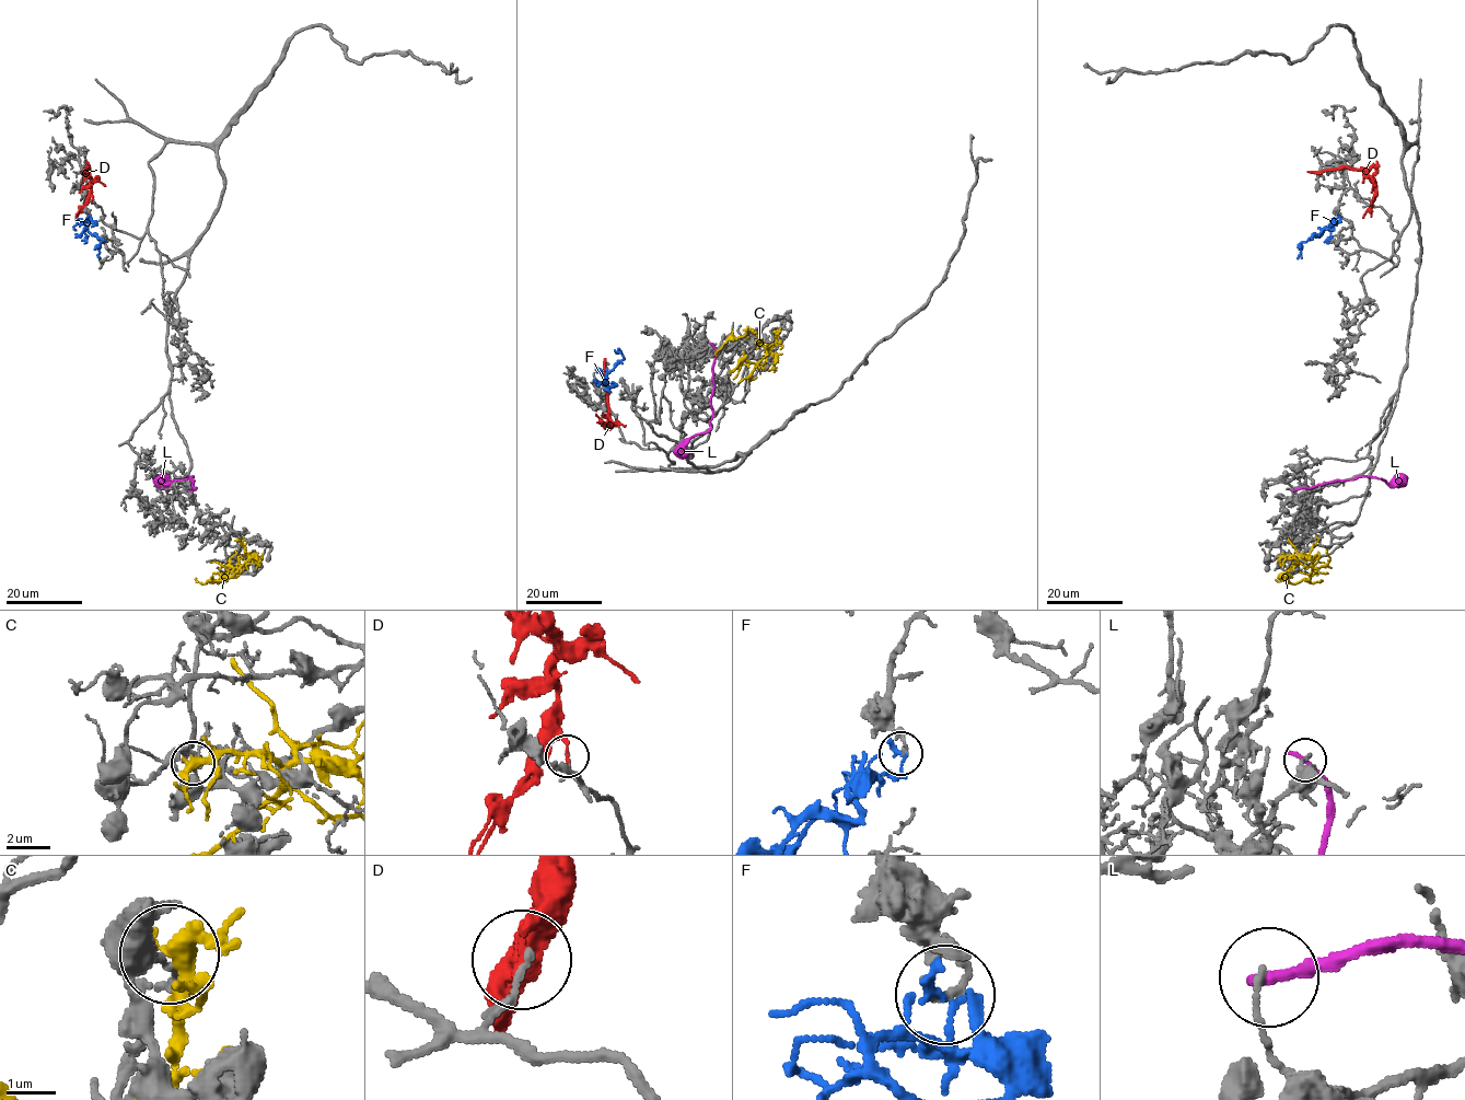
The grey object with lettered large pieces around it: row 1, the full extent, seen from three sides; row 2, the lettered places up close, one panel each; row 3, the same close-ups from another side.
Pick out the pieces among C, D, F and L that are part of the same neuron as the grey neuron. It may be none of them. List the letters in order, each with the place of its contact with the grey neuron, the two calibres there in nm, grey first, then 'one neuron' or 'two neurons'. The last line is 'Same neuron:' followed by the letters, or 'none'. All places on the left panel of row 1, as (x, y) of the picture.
C: contact (255, 557); calibres 200 and 300 nm; two neurons
D: contact (92, 199); calibres 100 and 160 nm; two neurons
F: contact (89, 218); calibres 160 and 170 nm; two neurons
L: contact (192, 490); calibres 120 and 260 nm; two neurons
Same neuron: none

